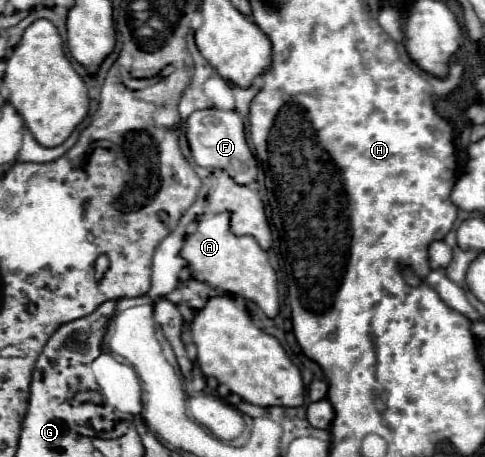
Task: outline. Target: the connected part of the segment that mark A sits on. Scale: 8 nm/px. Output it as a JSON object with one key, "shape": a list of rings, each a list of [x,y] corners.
{"shape":[[[228,212],[202,216],[196,224],[196,230],[184,242],[182,258],[188,260],[192,268],[192,278],[206,282],[222,292],[240,294],[256,302],[268,318],[274,318],[278,314],[276,272],[268,262],[268,254],[258,246],[258,242],[252,236],[234,236],[230,232]]]}

